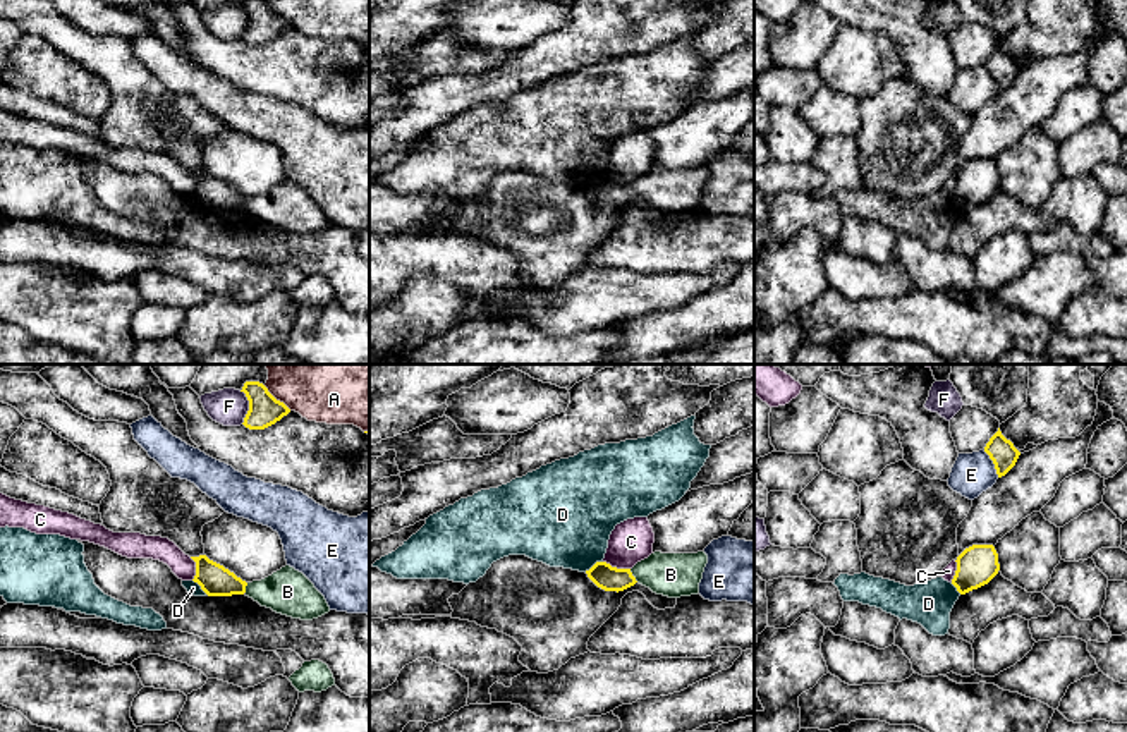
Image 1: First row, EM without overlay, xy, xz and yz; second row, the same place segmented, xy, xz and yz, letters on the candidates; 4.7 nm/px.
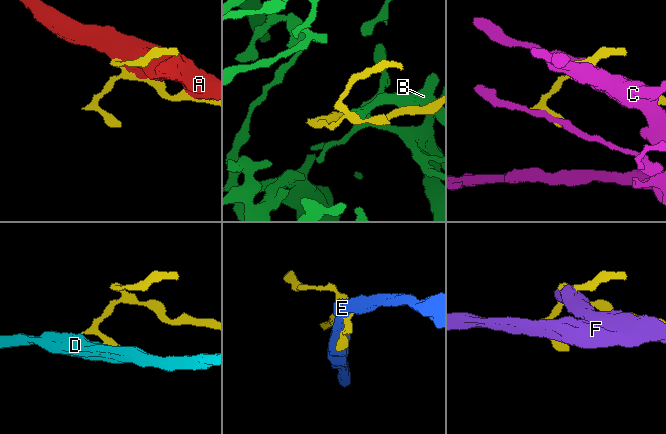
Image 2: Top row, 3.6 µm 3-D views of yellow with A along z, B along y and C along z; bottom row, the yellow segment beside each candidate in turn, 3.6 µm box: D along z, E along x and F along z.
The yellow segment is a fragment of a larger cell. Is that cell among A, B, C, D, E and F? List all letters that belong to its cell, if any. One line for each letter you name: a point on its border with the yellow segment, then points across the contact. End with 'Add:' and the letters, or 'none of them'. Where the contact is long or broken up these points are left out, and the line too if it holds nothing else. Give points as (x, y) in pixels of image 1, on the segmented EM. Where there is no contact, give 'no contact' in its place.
B: meets yellow in xz at (633, 576); runs through xz (609, 578), (633, 576), (670, 574)
Add: B

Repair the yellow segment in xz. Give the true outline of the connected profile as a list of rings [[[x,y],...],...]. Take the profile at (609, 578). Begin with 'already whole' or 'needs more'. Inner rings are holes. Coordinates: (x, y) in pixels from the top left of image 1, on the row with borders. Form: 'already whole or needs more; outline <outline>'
needs more; outline [[[655,552],[637,562],[632,569],[617,569],[606,562],[596,562],[588,577],[605,591],[624,591],[636,583],[656,595],[668,598],[691,596],[699,593],[708,555],[698,553],[661,553]]]

